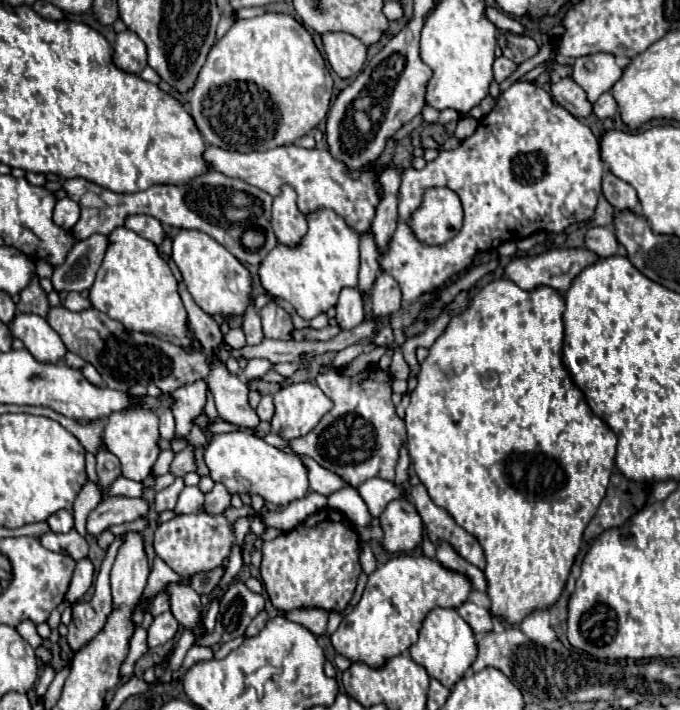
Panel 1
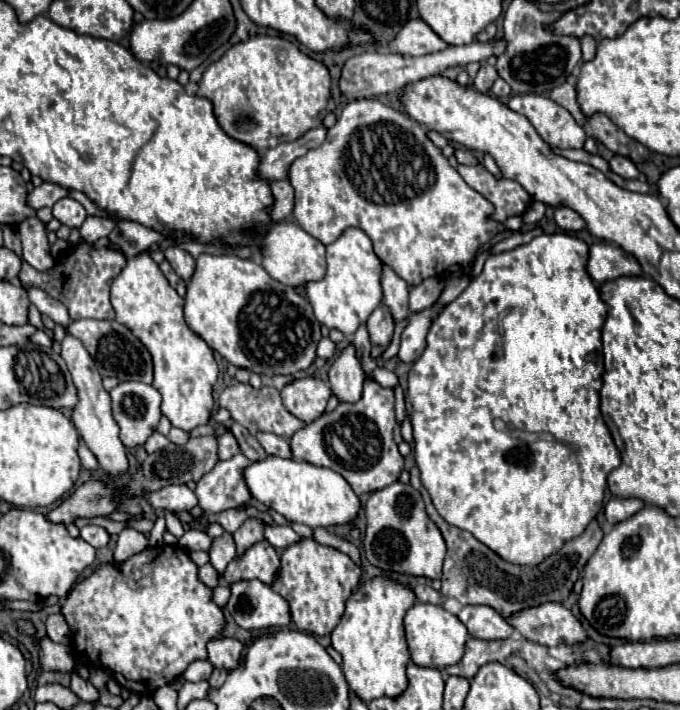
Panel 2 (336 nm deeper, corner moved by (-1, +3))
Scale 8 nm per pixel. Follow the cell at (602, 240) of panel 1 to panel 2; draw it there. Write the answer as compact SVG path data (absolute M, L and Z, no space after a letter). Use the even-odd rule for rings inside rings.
M567 207L555 209L555 221L567 233L577 233L577 231L585 229L585 221L573 209L567 209Z

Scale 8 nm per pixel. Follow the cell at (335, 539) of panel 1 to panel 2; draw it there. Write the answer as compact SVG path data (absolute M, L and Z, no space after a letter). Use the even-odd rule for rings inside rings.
M299 539L281 553L277 577L271 585L291 607L293 623L313 635L329 635L345 613L345 601L357 587L361 569L349 559L349 555L319 545L315 539Z

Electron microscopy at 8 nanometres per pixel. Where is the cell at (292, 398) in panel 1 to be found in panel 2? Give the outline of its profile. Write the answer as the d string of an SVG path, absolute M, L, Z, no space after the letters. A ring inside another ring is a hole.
M315 377L295 379L281 389L285 409L305 423L323 415L329 397L331 389L321 379Z

